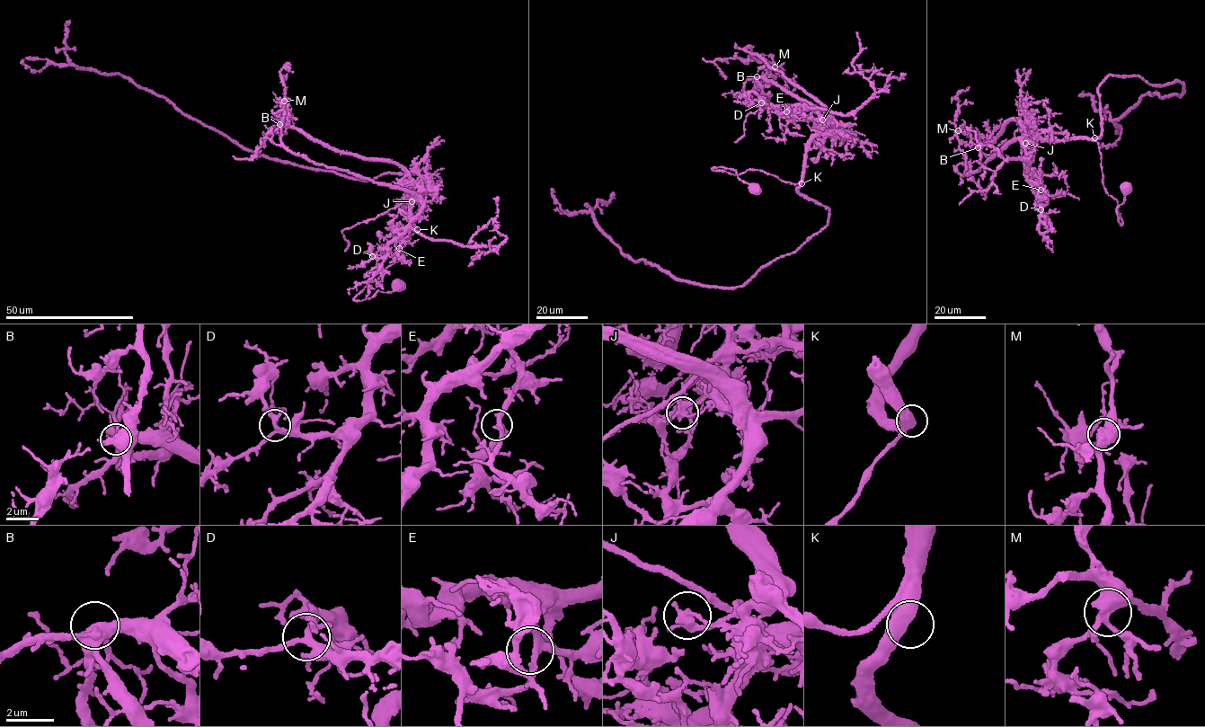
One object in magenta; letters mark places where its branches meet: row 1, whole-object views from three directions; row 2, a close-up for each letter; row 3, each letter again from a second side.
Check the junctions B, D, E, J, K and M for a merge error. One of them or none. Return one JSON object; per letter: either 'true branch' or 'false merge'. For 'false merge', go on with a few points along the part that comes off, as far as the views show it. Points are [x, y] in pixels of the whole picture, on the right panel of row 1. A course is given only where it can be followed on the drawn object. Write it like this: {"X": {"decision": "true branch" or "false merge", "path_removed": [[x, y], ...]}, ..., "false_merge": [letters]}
{"B": {"decision": "true branch"}, "D": {"decision": "true branch"}, "E": {"decision": "true branch"}, "J": {"decision": "false merge", "path_removed": [[1025, 143], [1013, 140], [981, 168], [966, 173], [955, 115], [958, 94], [969, 86]]}, "K": {"decision": "true branch"}, "M": {"decision": "true branch"}, "false_merge": ["J"]}

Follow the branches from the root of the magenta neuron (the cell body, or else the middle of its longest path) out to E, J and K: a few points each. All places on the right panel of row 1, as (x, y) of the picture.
E: (1126, 187), (1116, 209), (1121, 225), (1118, 202), (1103, 182), (1097, 143), (1036, 135), (1024, 164), (1041, 190)
J: (1126, 187), (1116, 209), (1121, 225), (1118, 202), (1103, 182), (1096, 142), (1053, 142), (1034, 133), (1025, 143)
K: (1126, 187), (1122, 188), (1125, 200), (1116, 209), (1121, 225), (1118, 202), (1103, 182), (1101, 155), (1094, 137)

